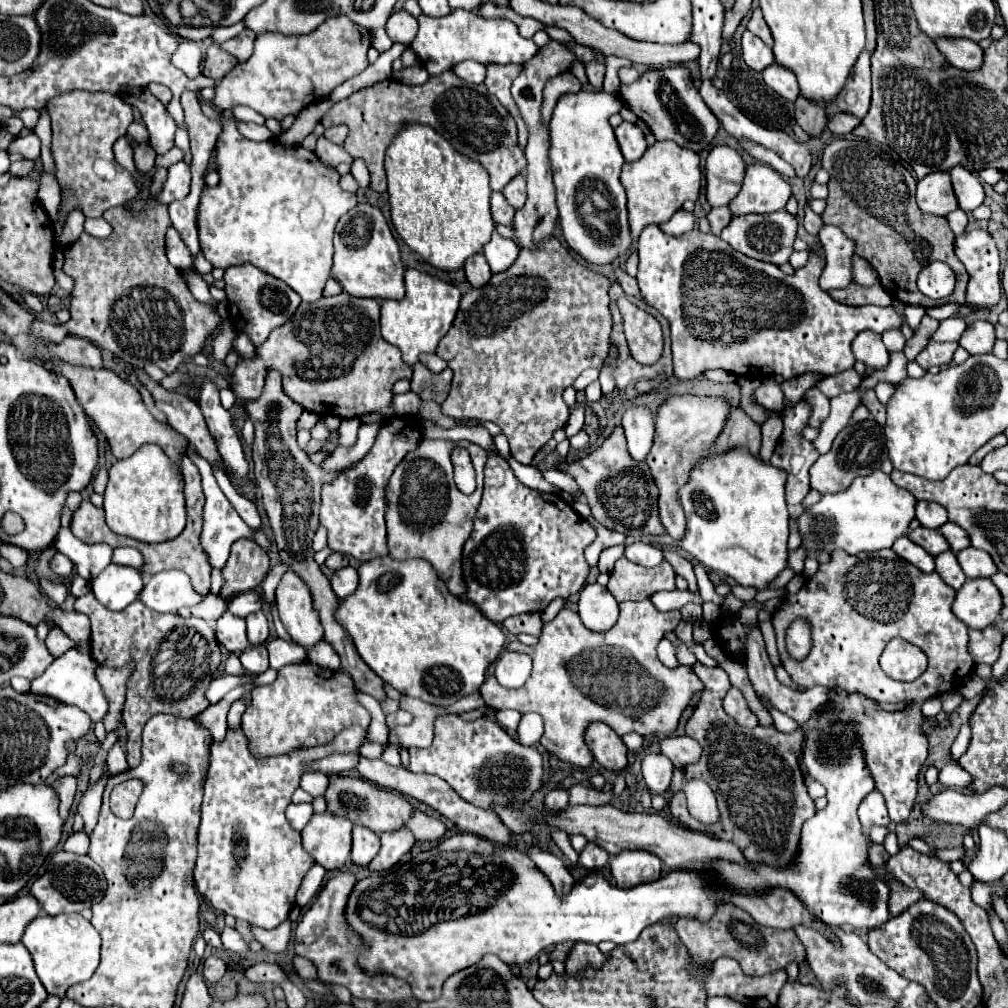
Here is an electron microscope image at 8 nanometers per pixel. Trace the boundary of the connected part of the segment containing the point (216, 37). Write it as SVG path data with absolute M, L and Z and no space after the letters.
M235 23L235 25L231 25L231 27L219 27L219 29L215 29L211 37L213 37L213 41L223 41L223 43L225 43L227 39L239 35L243 29L245 29L243 23Z

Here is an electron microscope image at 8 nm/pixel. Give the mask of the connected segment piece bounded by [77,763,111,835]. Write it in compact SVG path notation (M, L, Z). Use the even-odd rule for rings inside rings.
M103 763L103 775L101 775L101 779L89 785L87 793L83 795L83 799L81 799L79 807L77 807L79 815L81 815L83 821L85 821L85 833L87 833L87 835L89 835L89 833L95 829L95 825L97 825L97 815L99 815L99 809L101 809L101 795L103 795L103 789L105 789L109 777L111 777L109 767L107 767L107 763Z

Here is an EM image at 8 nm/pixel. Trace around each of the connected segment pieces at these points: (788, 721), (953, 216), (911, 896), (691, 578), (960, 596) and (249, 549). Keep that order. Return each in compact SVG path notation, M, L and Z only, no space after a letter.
M761 700L761 703L771 714L774 725L779 731L783 733L790 733L799 727L797 722L791 719L788 715L785 715L784 713L771 708L771 705L769 705L769 703L767 703L766 701Z
M961 209L951 211L951 213L947 215L947 221L949 221L949 227L951 227L951 231L953 231L955 235L959 235L959 233L963 233L963 231L967 229L967 215L965 215Z
M891 883L891 899L889 899L889 911L891 915L897 915L899 911L905 911L915 901L923 899L921 891L917 889L905 889L899 883Z
M663 549L663 555L665 555L665 559L673 565L675 573L687 579L689 591L695 591L695 589L697 589L697 579L695 579L695 573L693 573L693 565L691 565L683 555L679 555L679 553L673 551L673 549Z
M967 579L957 591L953 613L967 627L985 629L999 617L1001 607L1001 593L989 579Z
M239 539L231 547L227 565L223 567L223 591L221 597L229 597L241 591L255 589L269 571L267 551L259 549L257 543L249 539Z

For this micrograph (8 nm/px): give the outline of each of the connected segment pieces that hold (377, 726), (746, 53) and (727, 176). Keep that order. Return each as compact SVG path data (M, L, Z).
M357 691L357 695L359 695L361 705L363 705L363 707L367 707L367 711L369 711L369 713L371 713L371 717L373 717L373 719L371 719L371 725L369 725L369 733L371 733L369 741L387 743L387 725L385 725L385 713L383 713L383 709L381 709L379 701L375 701L373 697L369 697L369 695L361 693L361 691Z
M751 31L743 33L743 59L745 63L753 69L753 71L763 71L765 67L775 63L773 57L773 49L767 47L757 35L753 35Z
M717 145L711 149L705 165L707 201L711 207L729 205L729 201L737 197L743 185L745 167L747 163L735 149L727 145Z

